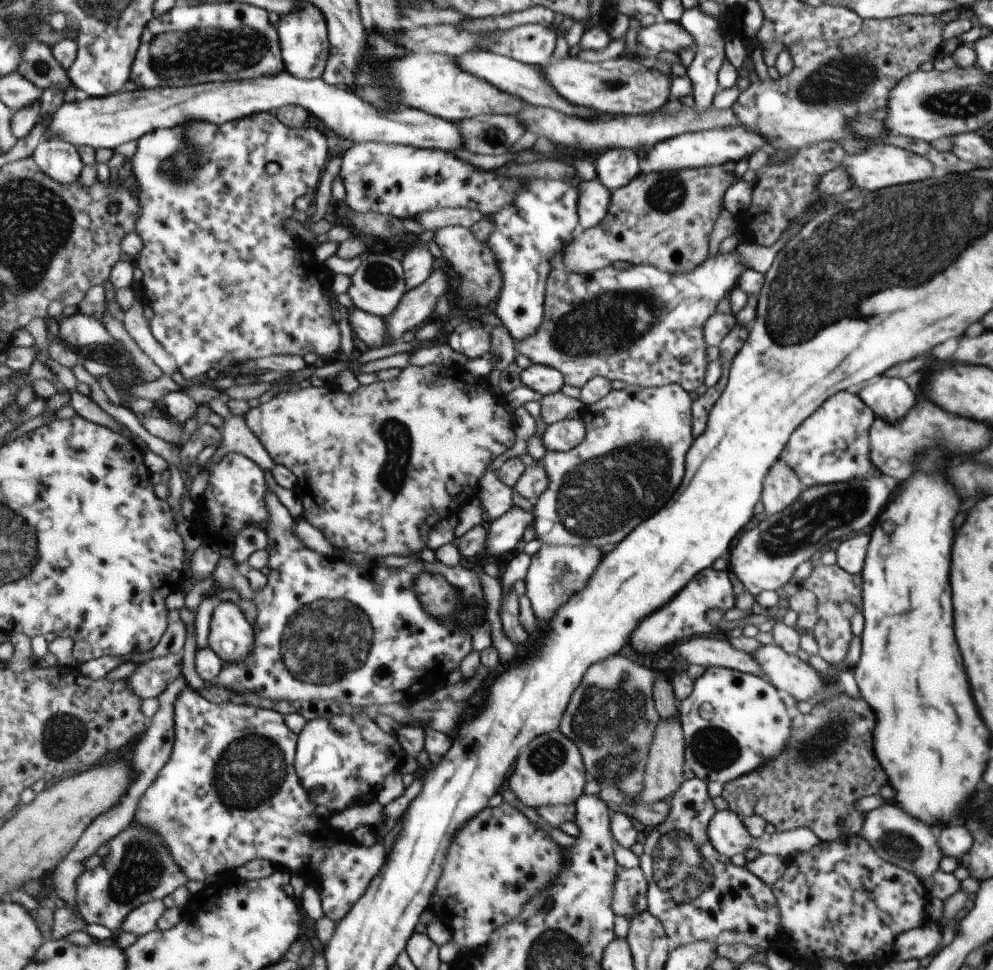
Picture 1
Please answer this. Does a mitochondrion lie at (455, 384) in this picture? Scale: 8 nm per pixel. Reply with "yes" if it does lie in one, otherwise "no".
no

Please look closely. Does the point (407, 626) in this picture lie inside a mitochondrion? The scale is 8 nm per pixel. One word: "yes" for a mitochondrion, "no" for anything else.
no

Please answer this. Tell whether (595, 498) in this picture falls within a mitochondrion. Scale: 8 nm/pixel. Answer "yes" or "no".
yes

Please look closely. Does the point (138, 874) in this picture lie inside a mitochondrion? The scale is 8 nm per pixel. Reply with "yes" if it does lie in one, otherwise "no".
yes

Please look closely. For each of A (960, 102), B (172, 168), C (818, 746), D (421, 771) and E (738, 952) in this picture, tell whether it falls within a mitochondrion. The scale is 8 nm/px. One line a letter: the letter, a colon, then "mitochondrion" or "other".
A: mitochondrion
B: mitochondrion
C: mitochondrion
D: other
E: other

